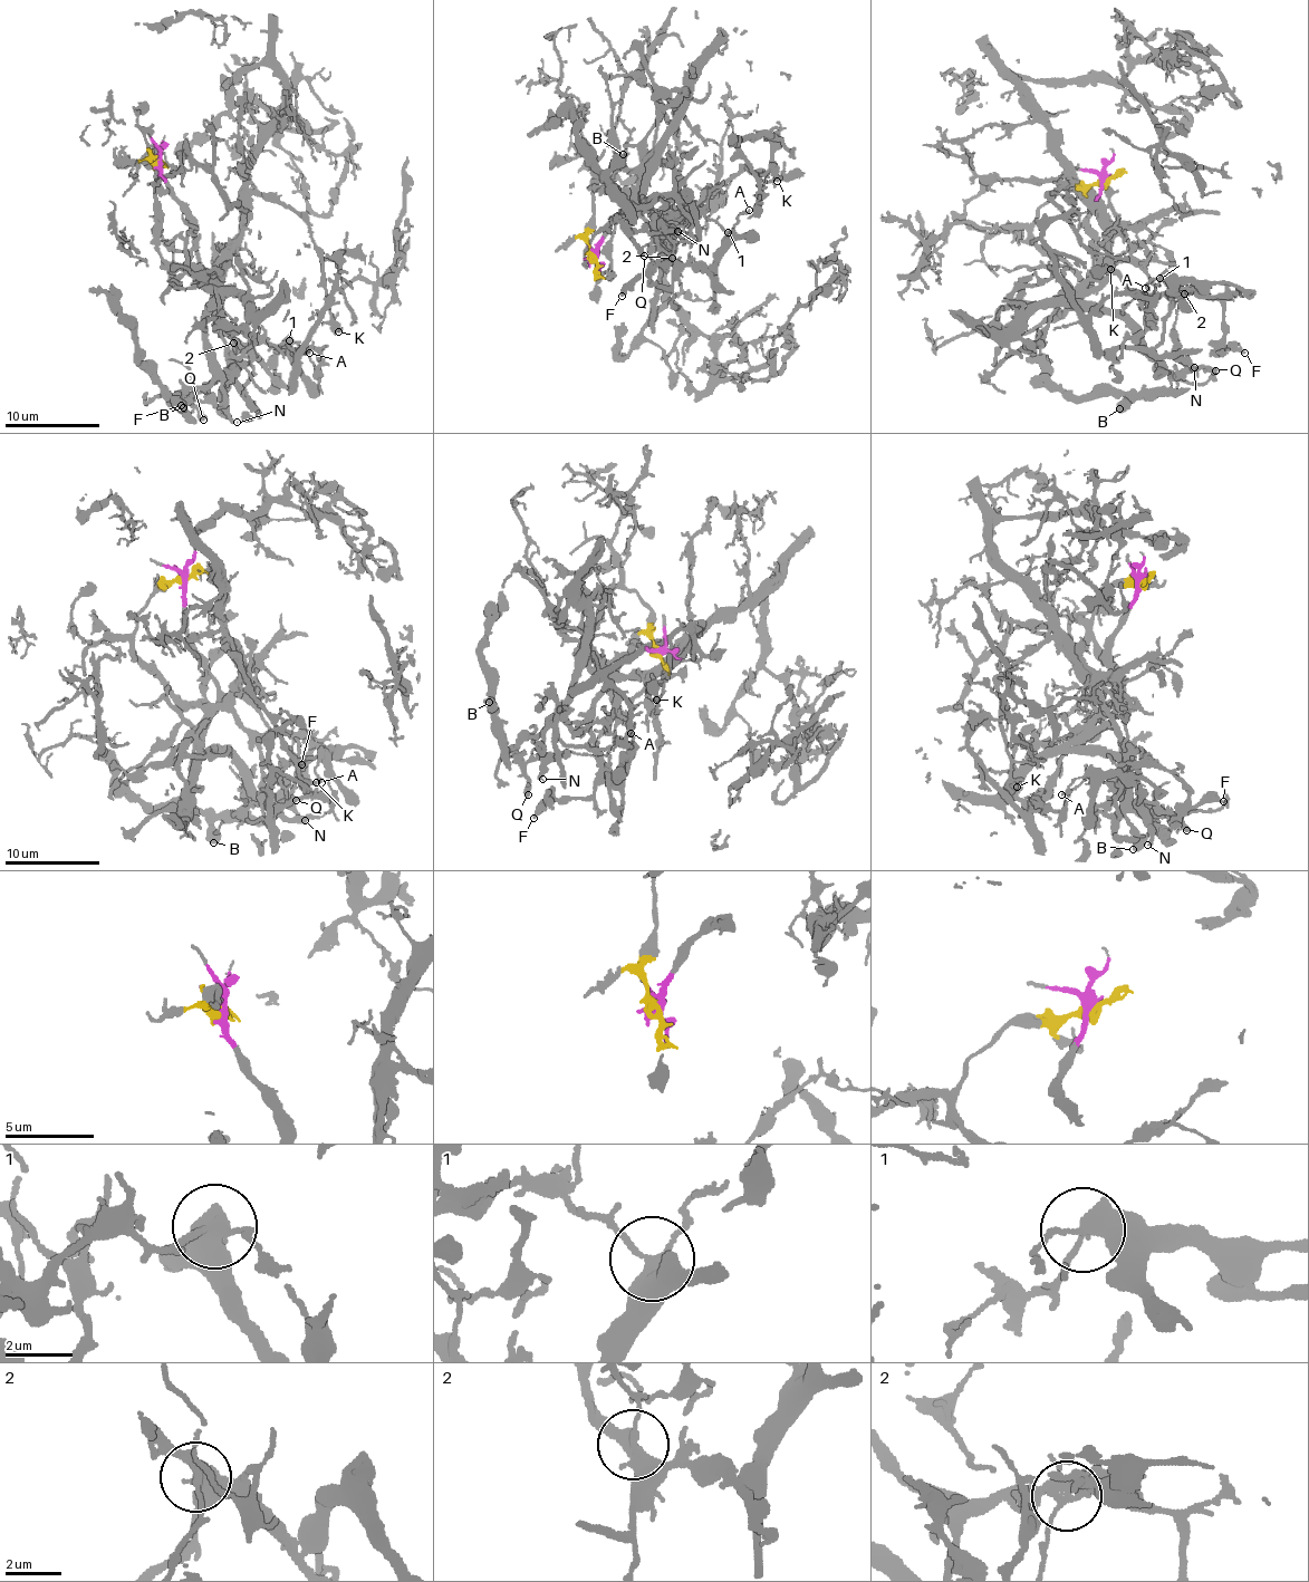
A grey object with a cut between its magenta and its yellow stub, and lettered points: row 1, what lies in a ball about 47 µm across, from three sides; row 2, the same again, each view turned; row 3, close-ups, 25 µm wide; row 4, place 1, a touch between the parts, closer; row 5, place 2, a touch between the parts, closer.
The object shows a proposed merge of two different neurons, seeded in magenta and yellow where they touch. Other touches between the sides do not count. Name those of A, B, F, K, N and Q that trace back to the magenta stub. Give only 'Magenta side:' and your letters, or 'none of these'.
Magenta side: B, N, Q

